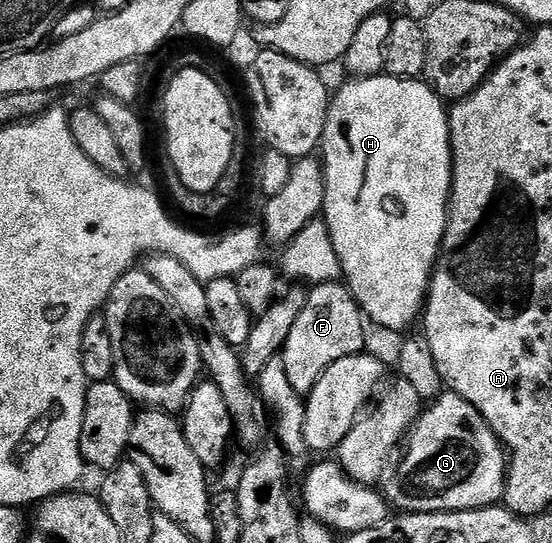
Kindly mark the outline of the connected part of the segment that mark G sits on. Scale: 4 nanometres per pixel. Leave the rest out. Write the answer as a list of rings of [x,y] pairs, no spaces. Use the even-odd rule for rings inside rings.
[[[445,392],[431,403],[412,427],[403,454],[400,467],[391,471],[392,479],[390,474],[382,486],[389,507],[396,509],[397,506],[397,511],[406,514],[446,514],[450,510],[481,510],[483,506],[497,505],[504,497],[504,483],[508,480],[506,451],[474,404],[462,400],[462,396]]]

